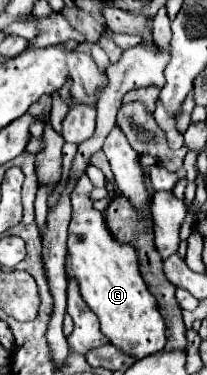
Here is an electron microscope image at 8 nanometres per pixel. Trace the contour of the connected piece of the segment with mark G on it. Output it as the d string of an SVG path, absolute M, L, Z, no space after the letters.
M82 173L70 193L72 219L68 227L66 275L68 281L78 283L84 303L100 319L100 329L110 339L110 343L120 347L124 353L142 359L164 349L164 319L158 313L154 295L148 291L148 285L142 279L136 249L112 235L104 213L94 209L94 201L90 199L92 189L92 181L86 173Z

